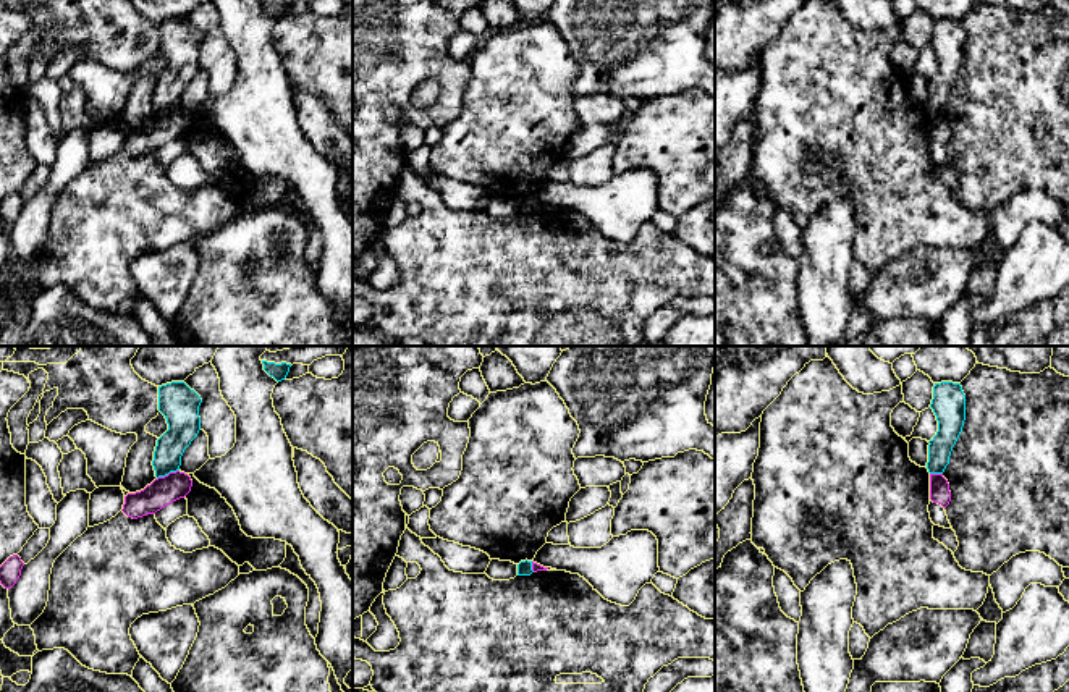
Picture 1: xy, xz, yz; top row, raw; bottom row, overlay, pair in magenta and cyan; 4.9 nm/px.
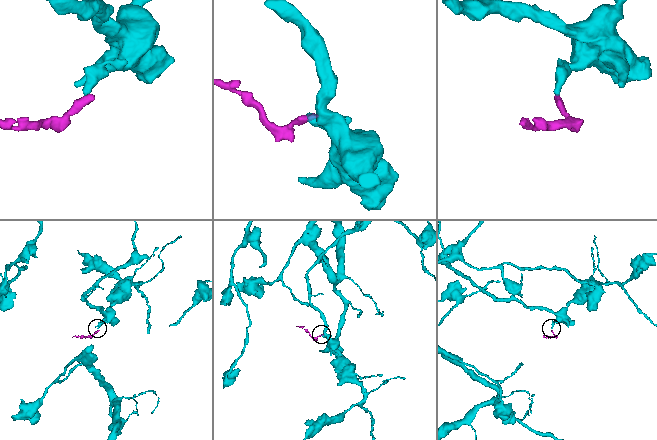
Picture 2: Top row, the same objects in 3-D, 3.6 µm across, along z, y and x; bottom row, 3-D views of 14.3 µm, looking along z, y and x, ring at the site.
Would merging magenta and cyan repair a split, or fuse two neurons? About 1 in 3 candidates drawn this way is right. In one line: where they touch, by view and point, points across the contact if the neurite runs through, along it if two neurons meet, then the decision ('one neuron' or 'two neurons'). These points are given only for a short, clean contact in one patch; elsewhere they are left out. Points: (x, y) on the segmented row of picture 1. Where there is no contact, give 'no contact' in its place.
meets magenta in xy at (169, 474); border along xy (178, 469), (157, 479); two neurons

